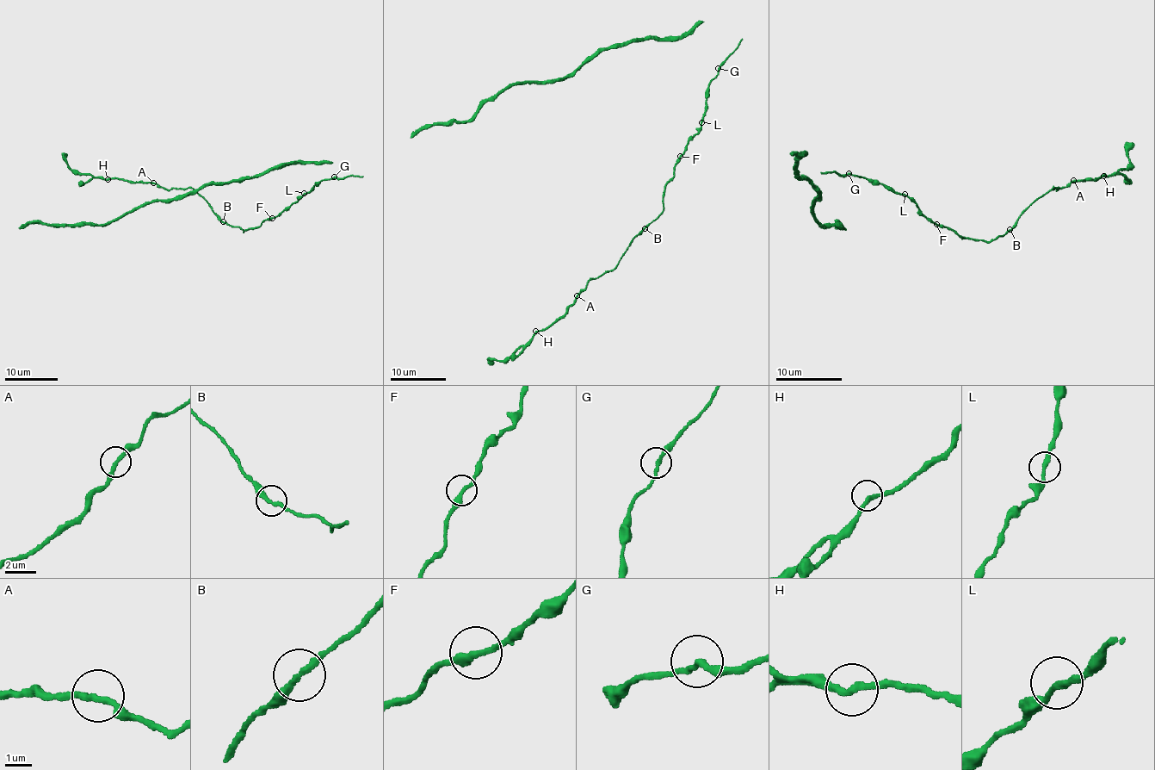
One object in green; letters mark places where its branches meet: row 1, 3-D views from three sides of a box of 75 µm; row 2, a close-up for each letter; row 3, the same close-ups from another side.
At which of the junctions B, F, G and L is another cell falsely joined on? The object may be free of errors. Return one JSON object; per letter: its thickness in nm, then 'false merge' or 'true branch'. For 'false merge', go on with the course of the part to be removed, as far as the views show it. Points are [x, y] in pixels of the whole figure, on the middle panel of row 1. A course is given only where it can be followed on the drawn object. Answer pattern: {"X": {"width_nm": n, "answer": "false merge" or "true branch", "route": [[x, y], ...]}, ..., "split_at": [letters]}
{"B": {"width_nm": 240, "answer": "true branch"}, "F": {"width_nm": 240, "answer": "true branch"}, "G": {"width_nm": 220, "answer": "true branch"}, "L": {"width_nm": 220, "answer": "true branch"}, "split_at": []}

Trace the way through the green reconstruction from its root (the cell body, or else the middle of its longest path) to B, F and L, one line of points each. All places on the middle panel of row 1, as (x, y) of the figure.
B: (719, 68), (708, 87), (701, 127), (678, 158), (674, 176), (665, 186), (663, 211), (644, 227)
F: (719, 68), (708, 87), (701, 127), (680, 156)
L: (719, 68), (708, 87), (706, 110), (701, 122)

